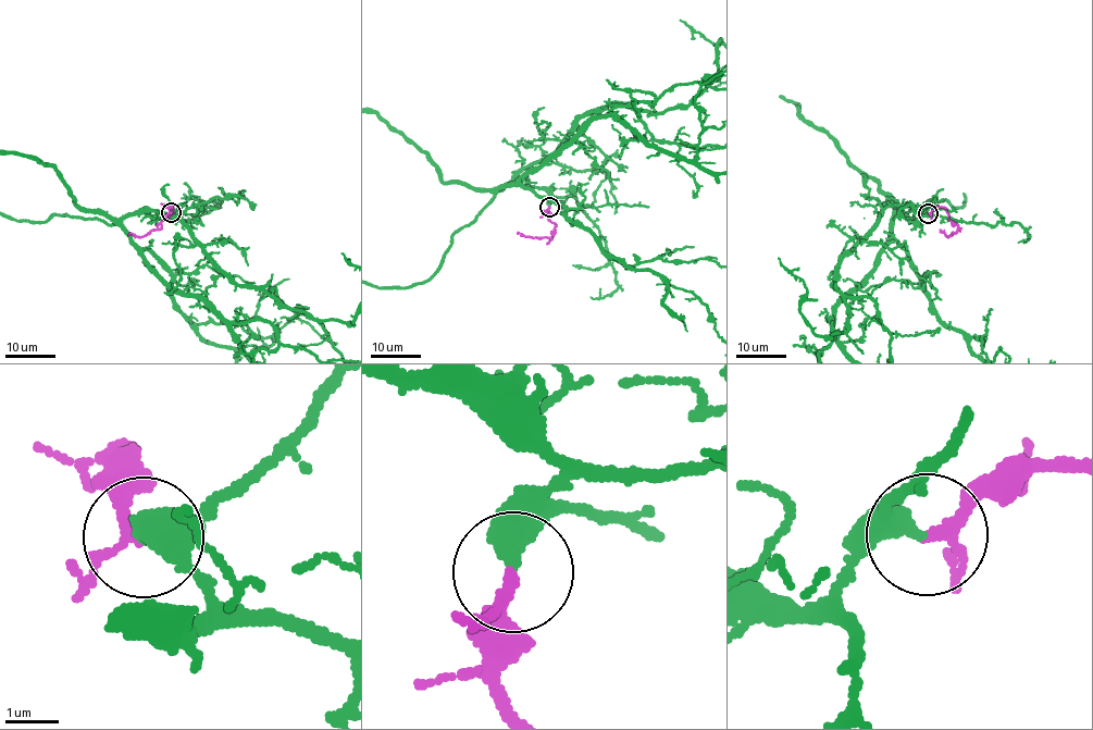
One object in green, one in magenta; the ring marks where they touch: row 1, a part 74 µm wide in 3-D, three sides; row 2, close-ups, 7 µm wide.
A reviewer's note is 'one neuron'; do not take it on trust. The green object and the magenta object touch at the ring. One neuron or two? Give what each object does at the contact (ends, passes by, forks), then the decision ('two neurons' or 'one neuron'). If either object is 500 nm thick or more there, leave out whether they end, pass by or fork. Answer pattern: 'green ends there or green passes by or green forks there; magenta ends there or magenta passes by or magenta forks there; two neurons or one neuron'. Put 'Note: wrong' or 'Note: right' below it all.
green ends there; magenta passes by; one neuron
Note: right

